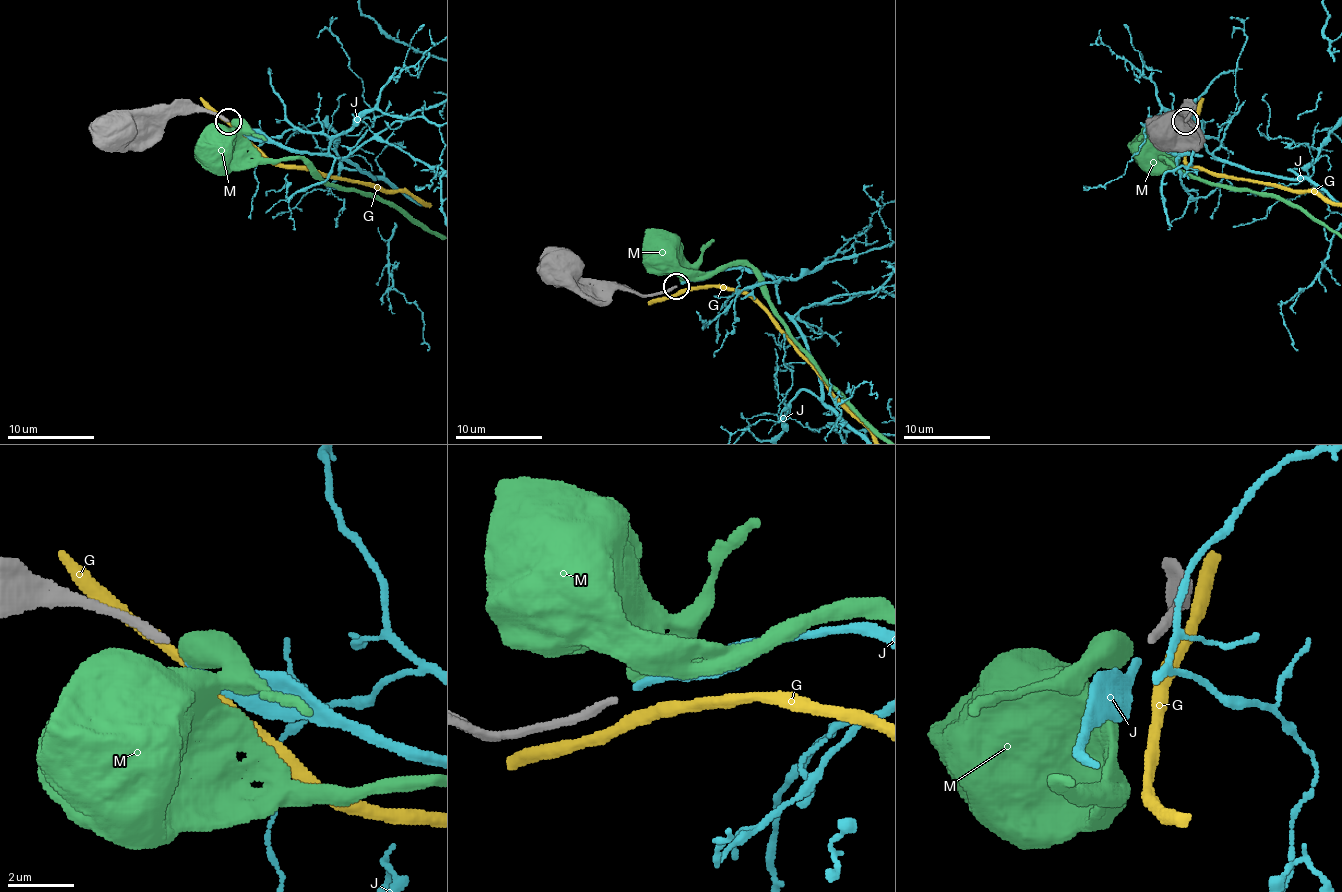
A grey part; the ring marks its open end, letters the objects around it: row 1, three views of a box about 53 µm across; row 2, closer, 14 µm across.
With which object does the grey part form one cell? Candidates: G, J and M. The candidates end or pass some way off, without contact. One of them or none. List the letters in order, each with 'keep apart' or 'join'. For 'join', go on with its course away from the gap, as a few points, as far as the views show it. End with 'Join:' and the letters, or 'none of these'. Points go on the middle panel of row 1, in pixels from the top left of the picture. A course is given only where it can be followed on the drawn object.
G: keep apart
J: join
M: keep apart
Join: J

